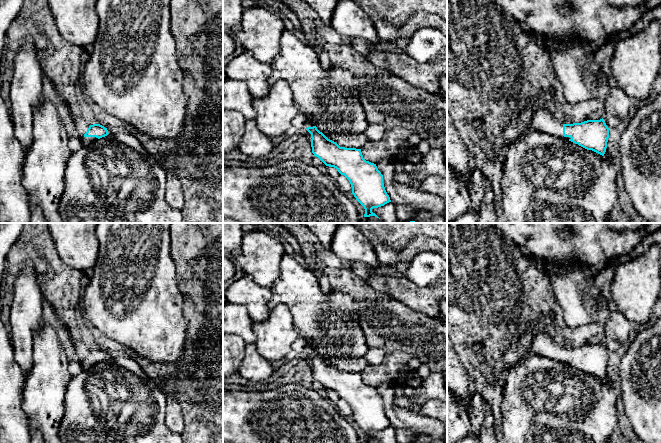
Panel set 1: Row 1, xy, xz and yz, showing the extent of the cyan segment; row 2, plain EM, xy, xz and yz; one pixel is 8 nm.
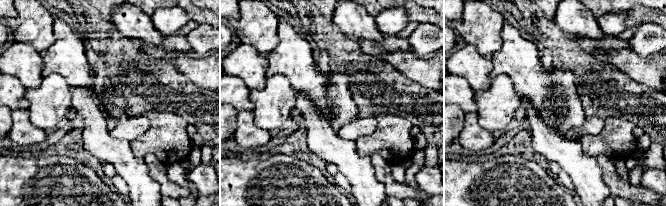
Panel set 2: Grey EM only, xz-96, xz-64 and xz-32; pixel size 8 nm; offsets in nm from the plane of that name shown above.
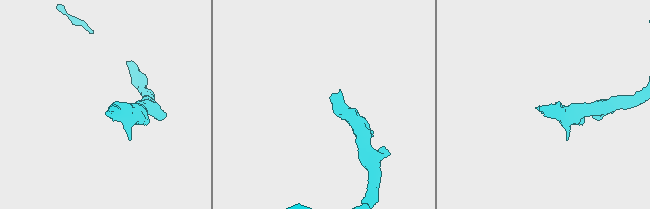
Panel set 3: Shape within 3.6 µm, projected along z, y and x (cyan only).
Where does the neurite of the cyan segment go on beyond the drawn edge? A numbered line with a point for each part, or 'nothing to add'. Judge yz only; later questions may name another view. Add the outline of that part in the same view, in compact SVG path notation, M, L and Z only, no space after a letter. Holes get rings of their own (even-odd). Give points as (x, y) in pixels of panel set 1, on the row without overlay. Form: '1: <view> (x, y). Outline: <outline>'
1: yz (542, 346). Outline: M543 331L534 335L529 352L531 355L535 354L541 357L558 360L564 364L571 363L563 360L563 349L553 340L552 337L544 337Z

